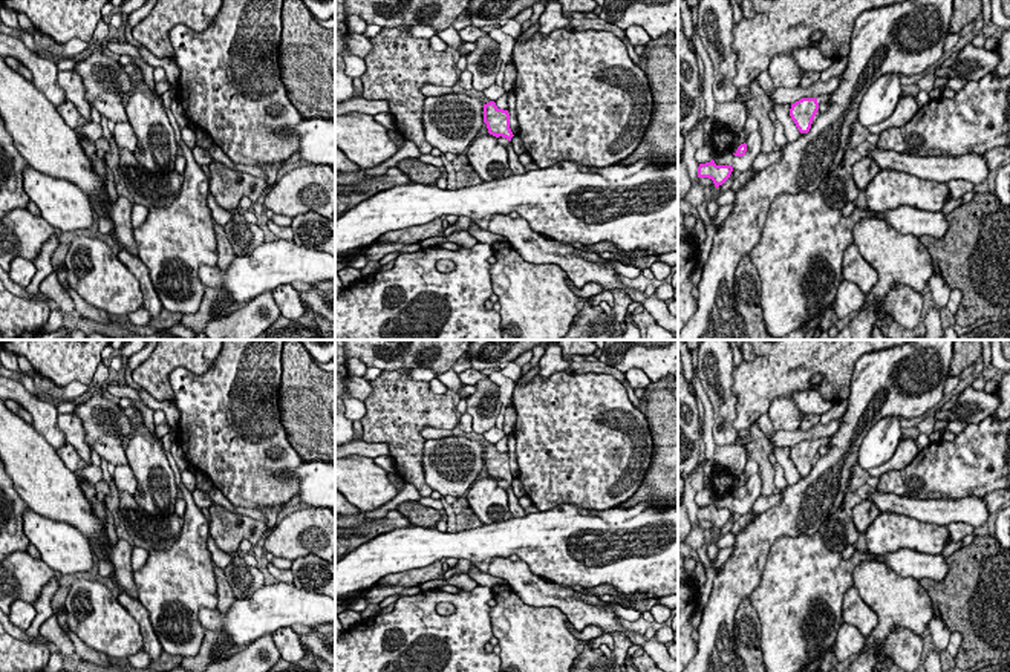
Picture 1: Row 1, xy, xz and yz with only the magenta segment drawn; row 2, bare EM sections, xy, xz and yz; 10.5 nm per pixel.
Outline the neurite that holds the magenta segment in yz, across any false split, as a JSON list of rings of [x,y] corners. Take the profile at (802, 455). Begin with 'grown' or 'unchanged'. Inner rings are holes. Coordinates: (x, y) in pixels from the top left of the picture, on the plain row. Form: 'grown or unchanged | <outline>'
grown | [[[831,436],[822,438],[817,441],[802,441],[791,447],[790,459],[794,464],[800,476],[808,476],[813,467],[813,462],[819,453],[819,447],[829,447]]]

